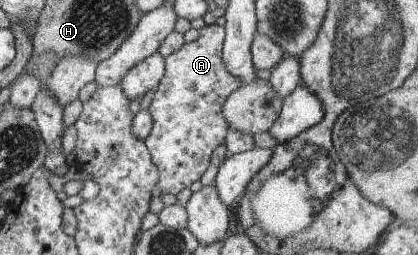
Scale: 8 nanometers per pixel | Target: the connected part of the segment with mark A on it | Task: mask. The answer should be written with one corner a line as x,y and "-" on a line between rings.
215,24
205,25
200,29
196,40
193,42
187,40
177,52
171,53
164,59
165,72
148,108
152,116
152,129
144,140
152,156
153,164
158,170
156,185
162,195
177,195
184,188
190,188
196,180
201,180
210,167
209,161
213,150
225,142
229,126
223,116
222,106
227,97
242,85
240,80
234,77
224,65
222,48
225,35
224,27

